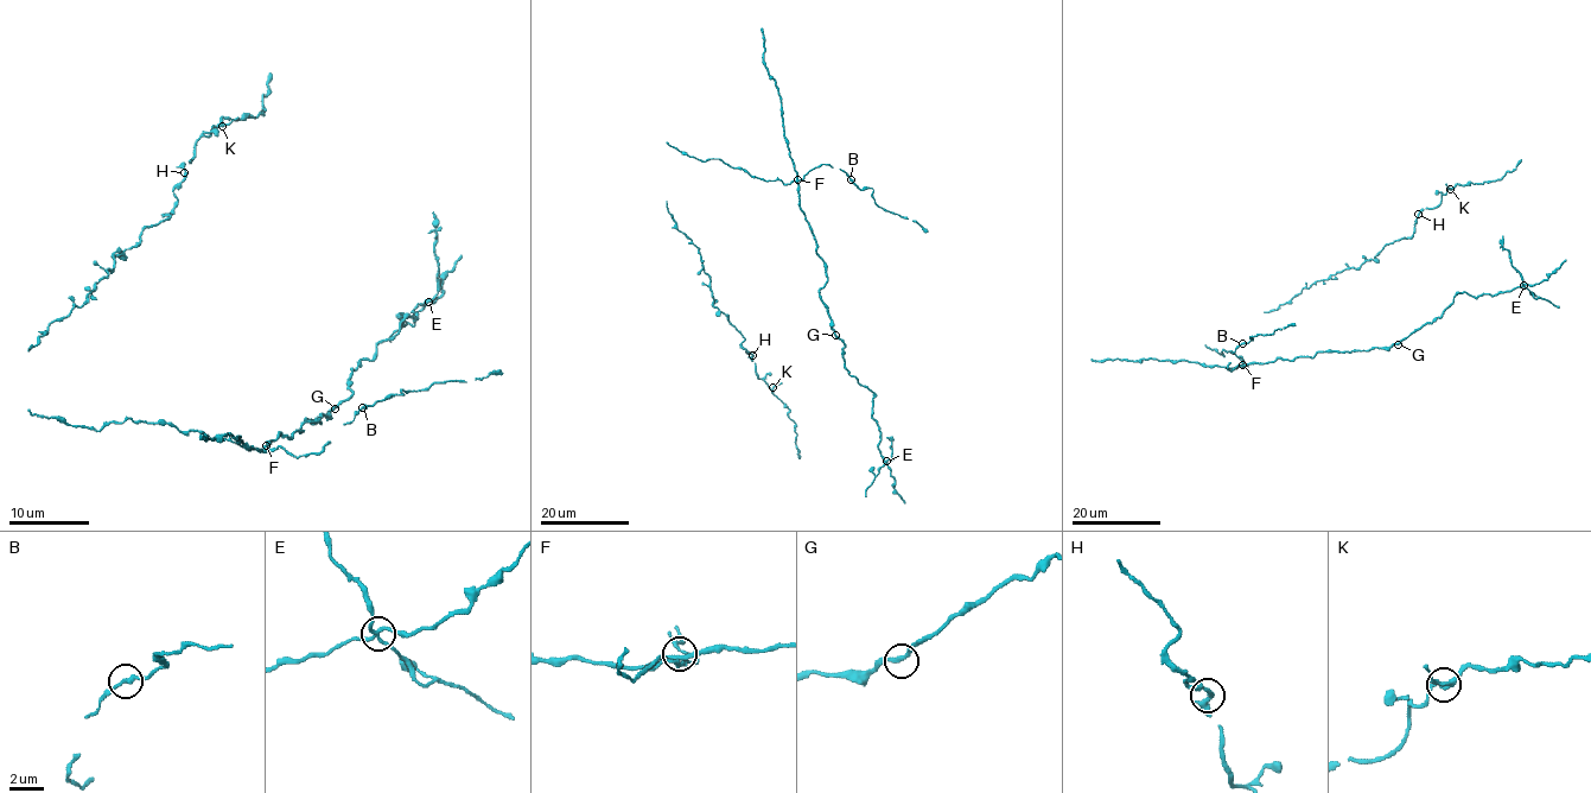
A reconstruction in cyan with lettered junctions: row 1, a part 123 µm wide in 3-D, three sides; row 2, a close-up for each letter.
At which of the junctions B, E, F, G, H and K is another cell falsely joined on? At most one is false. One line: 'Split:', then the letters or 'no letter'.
Split: E

